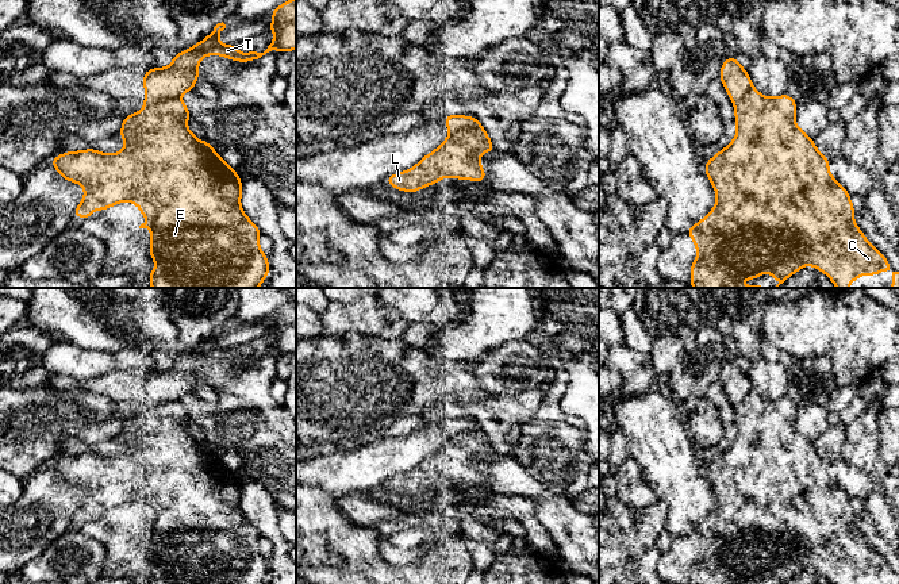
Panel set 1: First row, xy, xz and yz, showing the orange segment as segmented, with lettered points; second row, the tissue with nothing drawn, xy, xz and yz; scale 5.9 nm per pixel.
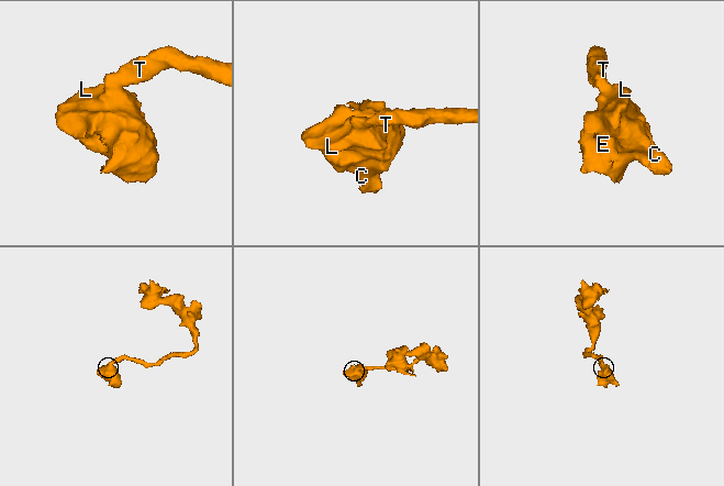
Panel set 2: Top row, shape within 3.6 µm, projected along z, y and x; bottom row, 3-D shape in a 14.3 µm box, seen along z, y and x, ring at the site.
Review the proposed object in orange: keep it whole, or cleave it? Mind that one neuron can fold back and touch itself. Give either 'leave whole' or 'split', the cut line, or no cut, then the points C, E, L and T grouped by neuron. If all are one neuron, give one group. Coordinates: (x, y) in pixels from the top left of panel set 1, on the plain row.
split; cut in xy along (179, 399), (160, 402), (146, 410); C E L / T

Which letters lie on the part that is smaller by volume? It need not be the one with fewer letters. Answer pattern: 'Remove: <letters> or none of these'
Remove: C, E, L

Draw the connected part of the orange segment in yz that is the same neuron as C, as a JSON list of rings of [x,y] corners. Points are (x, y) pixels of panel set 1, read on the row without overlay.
[[[754,389],[734,406],[737,437],[731,446],[706,464],[704,474],[716,495],[715,510],[685,537],[694,542],[698,560],[691,568],[691,584],[738,584],[758,581],[768,575],[785,584],[806,568],[823,575],[831,584],[857,584],[861,577],[876,579],[881,573],[899,584],[899,573],[891,573],[888,562],[875,552],[854,526],[854,511],[848,493],[830,477],[830,462],[815,450],[814,442],[795,424],[798,406],[784,396],[762,399]]]

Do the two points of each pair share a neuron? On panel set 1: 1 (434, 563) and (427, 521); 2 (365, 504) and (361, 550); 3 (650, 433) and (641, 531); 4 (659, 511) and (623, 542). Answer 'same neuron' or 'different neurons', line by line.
1: different neurons
2: different neurons
3: different neurons
4: same neuron

